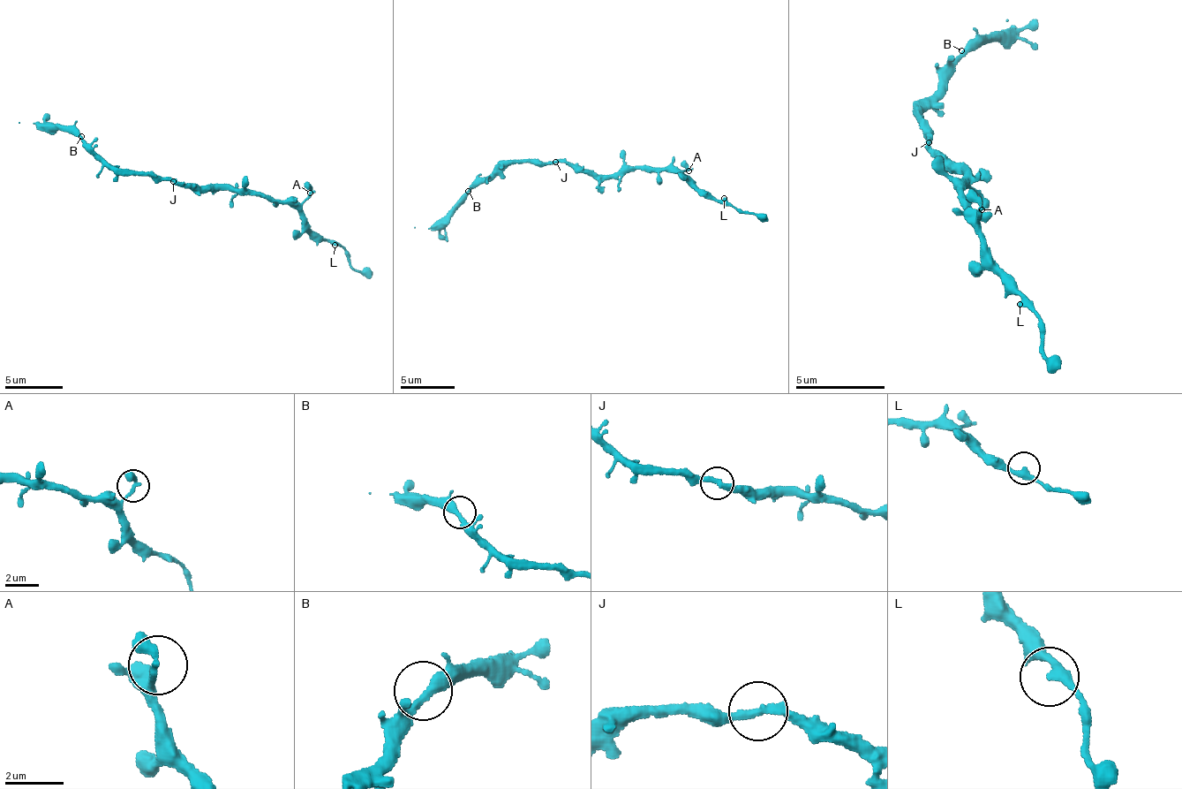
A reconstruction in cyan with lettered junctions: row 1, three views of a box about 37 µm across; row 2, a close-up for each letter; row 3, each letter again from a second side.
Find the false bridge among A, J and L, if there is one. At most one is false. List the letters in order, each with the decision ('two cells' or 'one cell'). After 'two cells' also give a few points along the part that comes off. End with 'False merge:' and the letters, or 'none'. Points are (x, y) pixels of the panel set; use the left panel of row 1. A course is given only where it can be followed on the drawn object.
A: one cell
J: one cell
L: one cell
False merge: none

